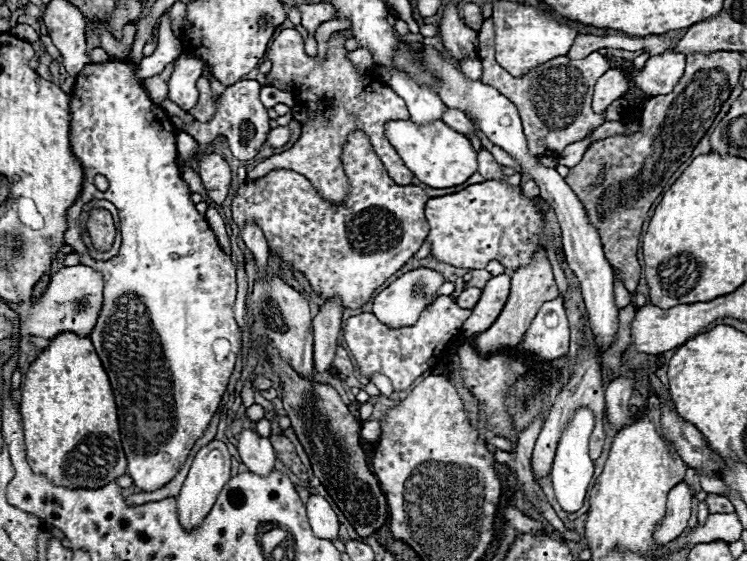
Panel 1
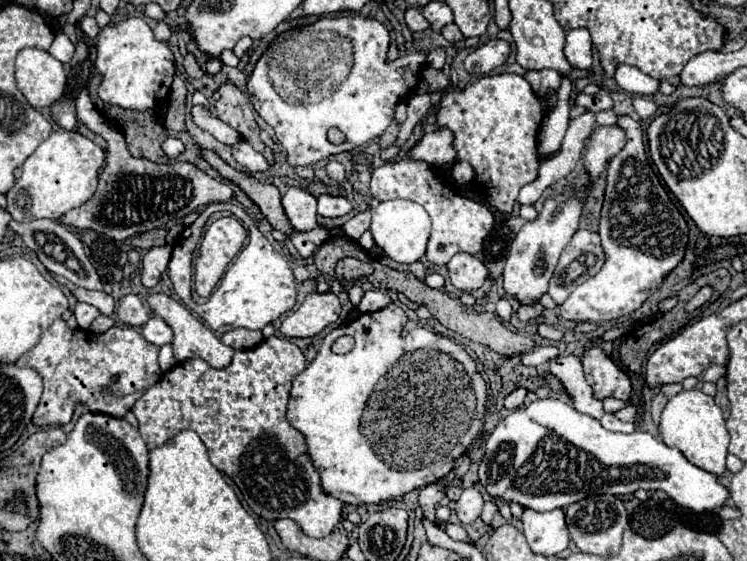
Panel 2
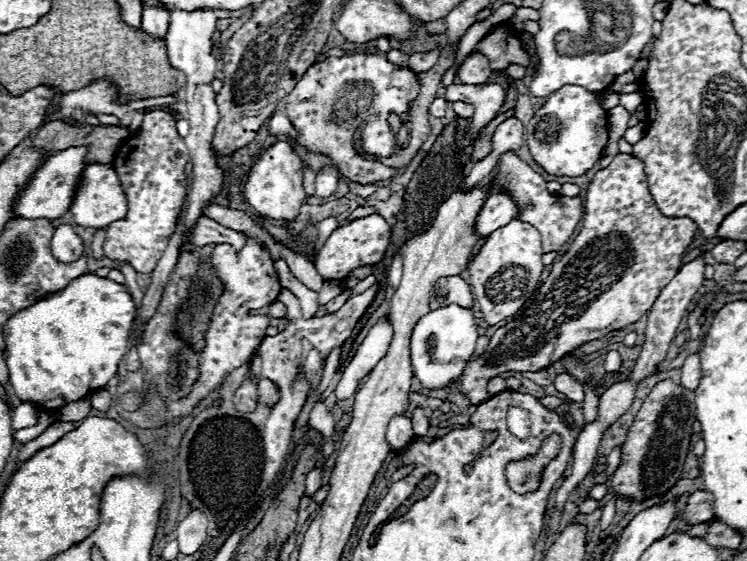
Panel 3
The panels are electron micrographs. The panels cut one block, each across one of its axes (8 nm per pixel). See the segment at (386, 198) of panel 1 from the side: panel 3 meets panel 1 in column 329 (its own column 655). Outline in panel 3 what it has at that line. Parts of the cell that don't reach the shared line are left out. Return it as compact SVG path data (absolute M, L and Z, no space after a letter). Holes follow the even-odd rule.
M618 154L616 162L610 162L608 168L596 172L594 180L590 182L580 230L570 250L554 262L550 276L536 292L536 300L532 300L530 308L524 310L522 316L496 330L488 342L486 352L480 358L470 360L464 366L462 376L452 384L458 386L460 394L464 394L470 404L478 406L490 398L490 394L486 392L486 384L498 374L538 372L554 364L574 348L640 320L652 308L660 290L672 280L672 276L676 276L684 252L694 242L696 232L698 226L692 220L668 218L660 214L654 198L650 196L642 160L634 158L632 154Z

